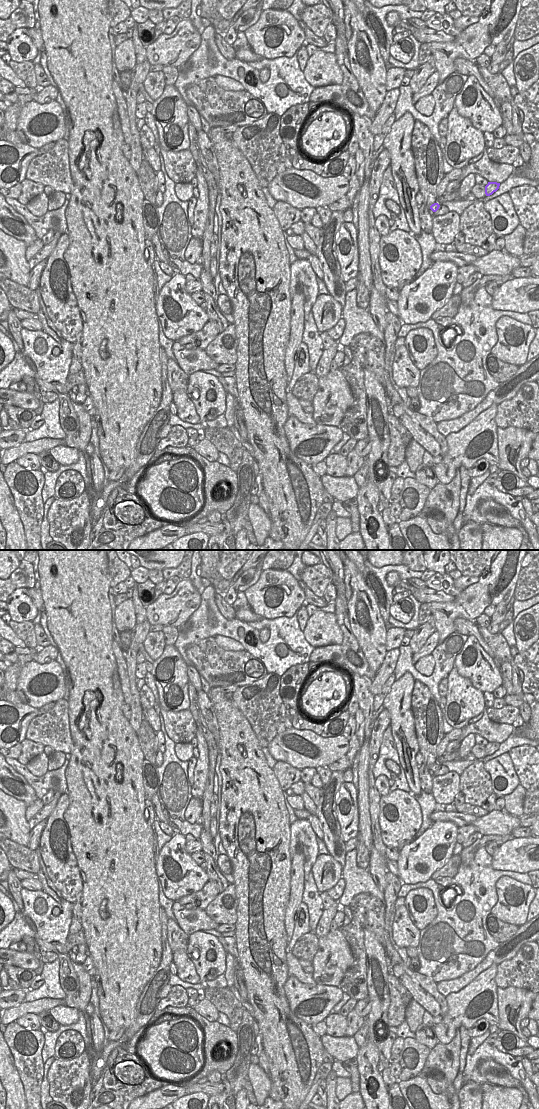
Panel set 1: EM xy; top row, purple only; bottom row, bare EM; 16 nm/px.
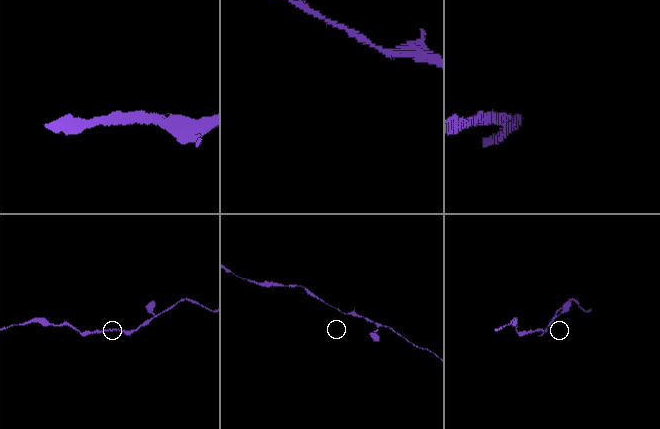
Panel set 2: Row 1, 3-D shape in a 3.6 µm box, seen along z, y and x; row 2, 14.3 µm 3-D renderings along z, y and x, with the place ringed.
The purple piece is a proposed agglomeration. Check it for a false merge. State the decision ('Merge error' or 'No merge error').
No merge error

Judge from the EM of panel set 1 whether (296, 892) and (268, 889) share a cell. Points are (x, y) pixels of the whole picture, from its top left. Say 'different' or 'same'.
different

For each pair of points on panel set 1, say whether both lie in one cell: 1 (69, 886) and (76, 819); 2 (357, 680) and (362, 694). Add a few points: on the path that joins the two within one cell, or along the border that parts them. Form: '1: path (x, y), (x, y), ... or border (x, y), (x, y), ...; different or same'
1: border (69, 830), (70, 845), (80, 875); different
2: path (358, 683), (362, 691); same

